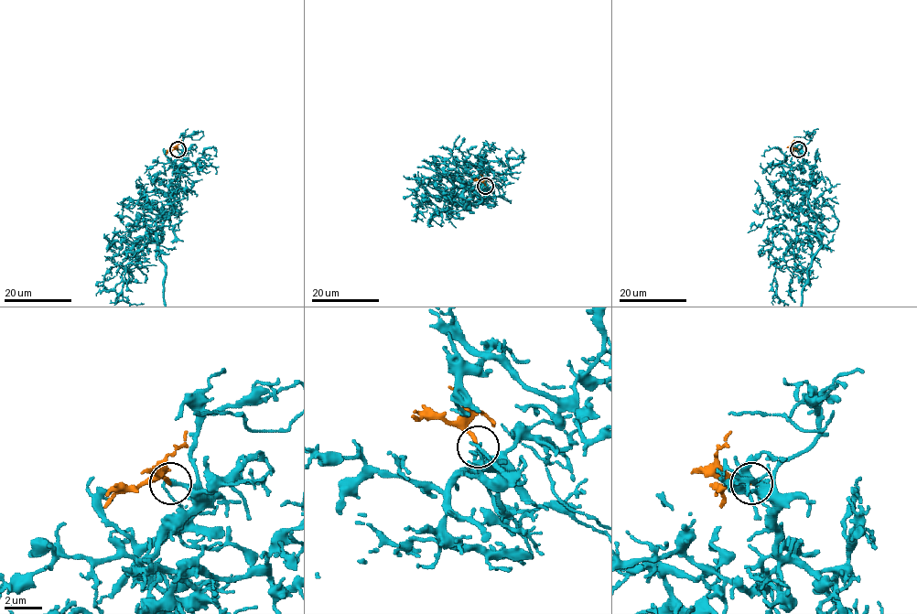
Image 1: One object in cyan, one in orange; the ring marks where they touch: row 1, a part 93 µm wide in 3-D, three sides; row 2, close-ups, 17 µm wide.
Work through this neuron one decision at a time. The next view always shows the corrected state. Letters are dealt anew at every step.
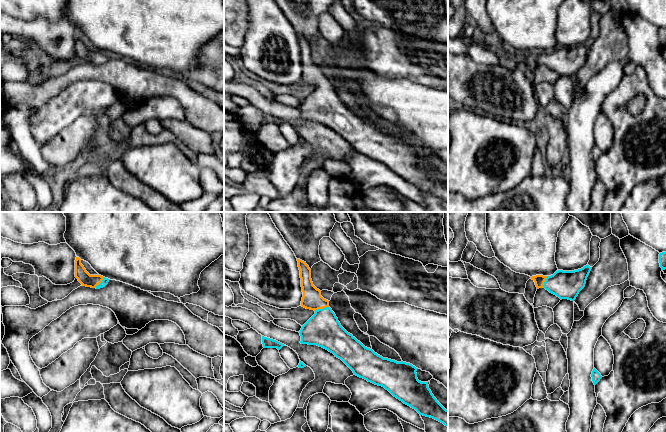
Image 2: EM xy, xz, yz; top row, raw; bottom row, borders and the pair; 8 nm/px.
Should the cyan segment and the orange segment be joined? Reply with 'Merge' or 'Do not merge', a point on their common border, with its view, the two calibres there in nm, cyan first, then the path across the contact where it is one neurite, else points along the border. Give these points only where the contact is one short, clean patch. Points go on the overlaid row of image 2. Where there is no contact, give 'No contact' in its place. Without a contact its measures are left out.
Merge. Touches cyan at xz (321, 309). Thickness 280 nm (cyan) against 160 nm. Path across: xz (323, 329), (321, 309), (312, 299)

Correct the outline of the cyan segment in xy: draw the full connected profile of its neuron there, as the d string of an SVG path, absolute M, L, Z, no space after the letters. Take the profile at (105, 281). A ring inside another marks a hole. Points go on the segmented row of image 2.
M76 257L75 260L75 277L82 284L82 286L96 289L105 287L110 280L101 275L90 275L81 264L81 259L79 257Z

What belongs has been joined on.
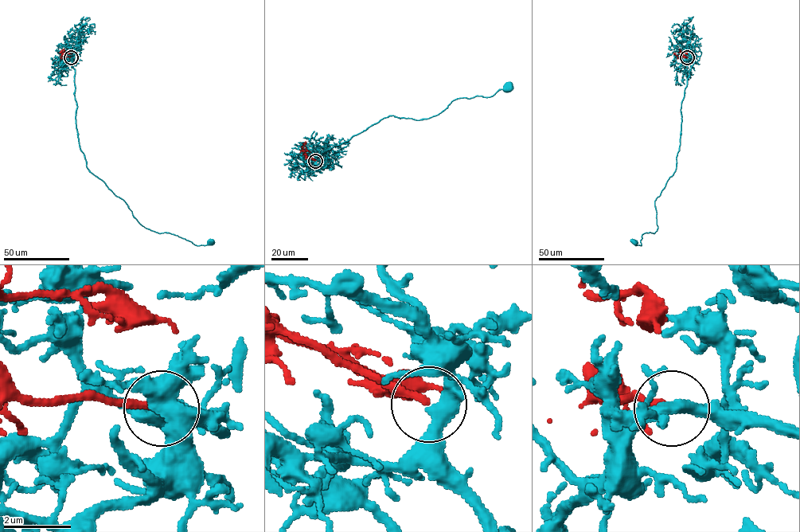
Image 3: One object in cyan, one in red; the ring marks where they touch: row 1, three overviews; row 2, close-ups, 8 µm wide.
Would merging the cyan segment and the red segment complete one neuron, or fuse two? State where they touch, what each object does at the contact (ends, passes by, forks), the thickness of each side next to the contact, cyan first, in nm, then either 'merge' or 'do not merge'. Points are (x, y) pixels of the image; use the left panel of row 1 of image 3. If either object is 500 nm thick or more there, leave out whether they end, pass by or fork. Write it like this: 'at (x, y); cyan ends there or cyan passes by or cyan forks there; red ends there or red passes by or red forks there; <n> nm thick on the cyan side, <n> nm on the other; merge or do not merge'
at (71, 57); cyan passes by; red ends there; 420 nm thick on the cyan side, 190 nm on the other; merge

